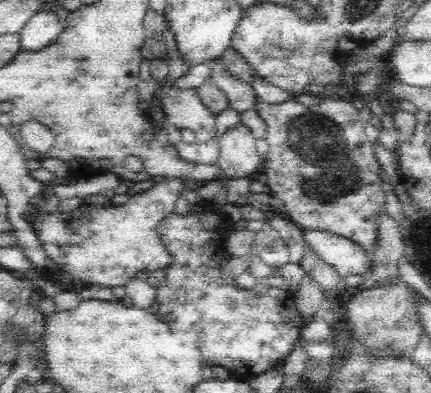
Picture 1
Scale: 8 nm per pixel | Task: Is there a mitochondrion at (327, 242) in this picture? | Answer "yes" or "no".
no

